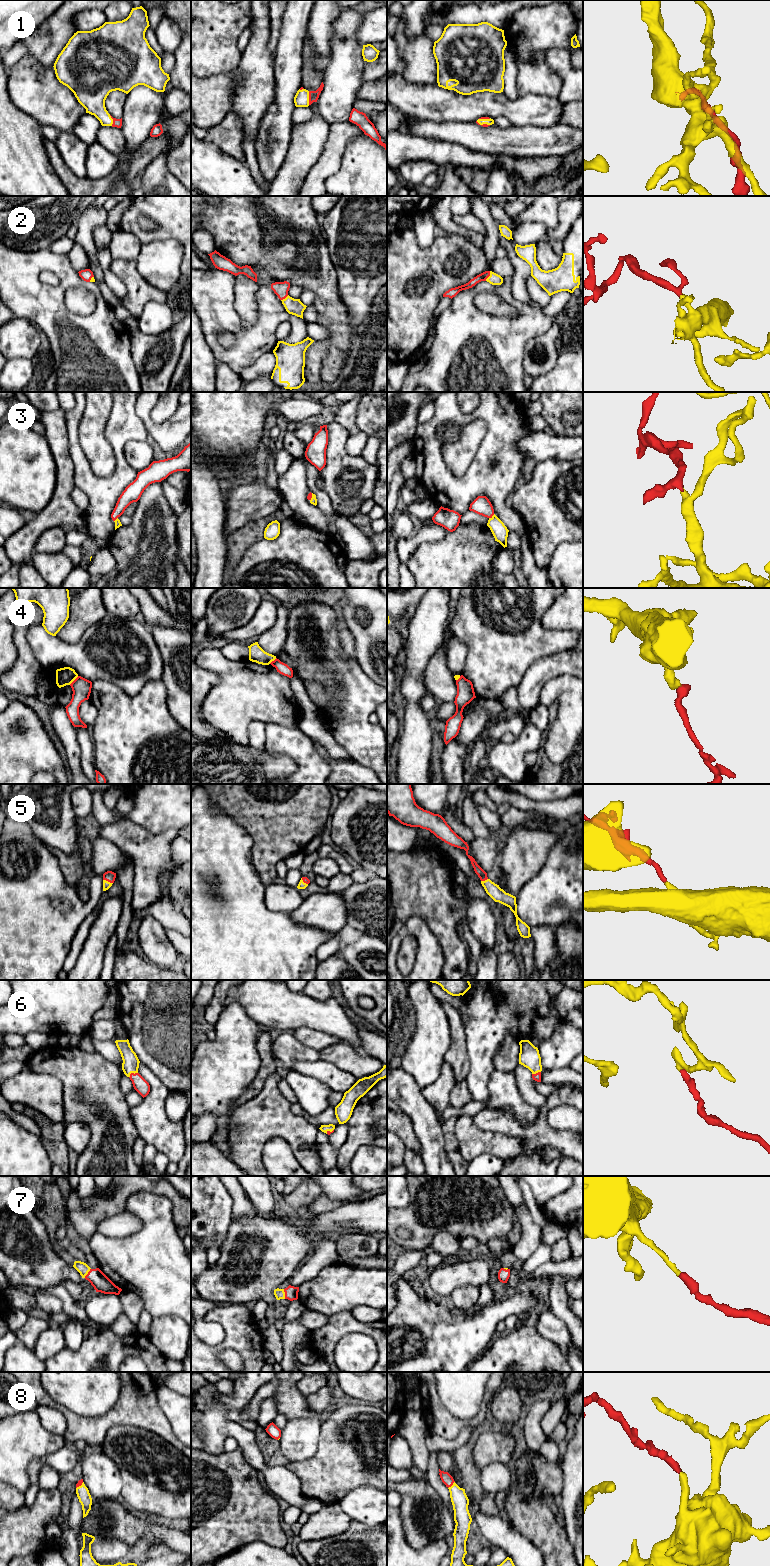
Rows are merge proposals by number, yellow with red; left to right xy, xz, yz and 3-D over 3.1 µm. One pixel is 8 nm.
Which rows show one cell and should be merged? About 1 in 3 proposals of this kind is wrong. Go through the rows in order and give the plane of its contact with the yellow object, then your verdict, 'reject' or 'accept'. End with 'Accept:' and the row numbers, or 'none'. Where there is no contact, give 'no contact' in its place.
1: meets yellow in xz; accept
2: meets yellow in yz; accept
3: meets yellow in yz; accept
4: meets yellow in xy; reject
5: meets yellow in xy; accept
6: meets yellow in xy; accept
7: meets yellow in xz; accept
8: meets yellow in yz; accept
Accept: 1, 2, 3, 5, 6, 7, 8

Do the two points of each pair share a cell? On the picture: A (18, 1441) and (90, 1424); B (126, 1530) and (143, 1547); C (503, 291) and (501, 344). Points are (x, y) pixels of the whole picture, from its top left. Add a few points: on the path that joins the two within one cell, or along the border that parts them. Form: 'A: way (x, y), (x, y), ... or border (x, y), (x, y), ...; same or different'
A: border (62, 1436), (65, 1440); different
B: border (150, 1544), (145, 1539), (140, 1539), (129, 1548); different
C: way (516, 304), (523, 311), (523, 322), (514, 331); same

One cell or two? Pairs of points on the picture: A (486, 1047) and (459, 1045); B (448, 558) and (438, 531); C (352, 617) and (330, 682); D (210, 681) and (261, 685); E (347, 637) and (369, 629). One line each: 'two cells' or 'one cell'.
A: two cells
B: two cells
C: two cells
D: two cells
E: two cells

